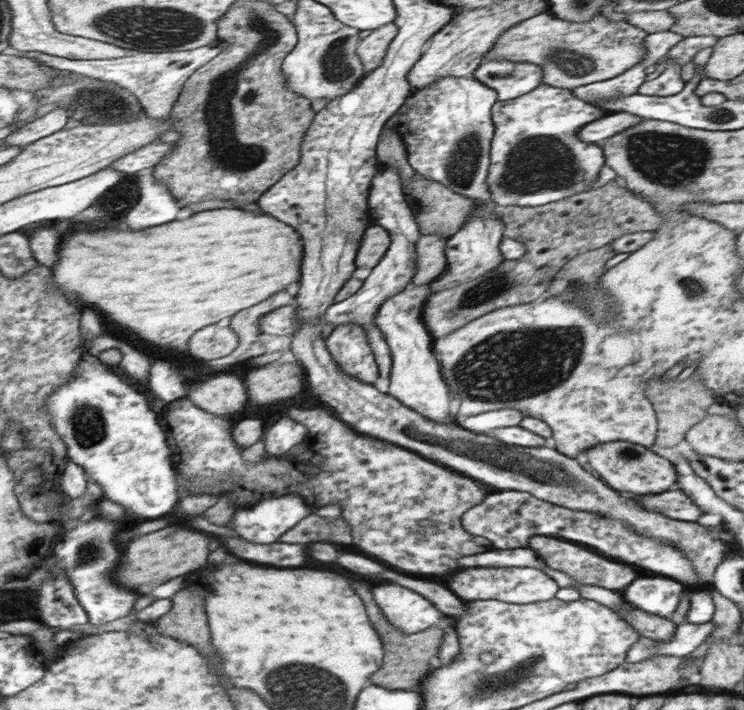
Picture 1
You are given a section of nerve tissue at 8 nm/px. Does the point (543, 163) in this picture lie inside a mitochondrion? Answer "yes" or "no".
yes

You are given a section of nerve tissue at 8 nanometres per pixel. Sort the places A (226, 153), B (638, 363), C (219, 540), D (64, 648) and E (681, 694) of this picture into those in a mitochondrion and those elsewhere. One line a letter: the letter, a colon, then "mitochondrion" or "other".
A: mitochondrion
B: other
C: other
D: other
E: other

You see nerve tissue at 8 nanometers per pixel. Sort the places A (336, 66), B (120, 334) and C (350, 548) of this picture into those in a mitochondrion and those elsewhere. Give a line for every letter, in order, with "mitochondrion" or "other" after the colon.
A: mitochondrion
B: other
C: other

